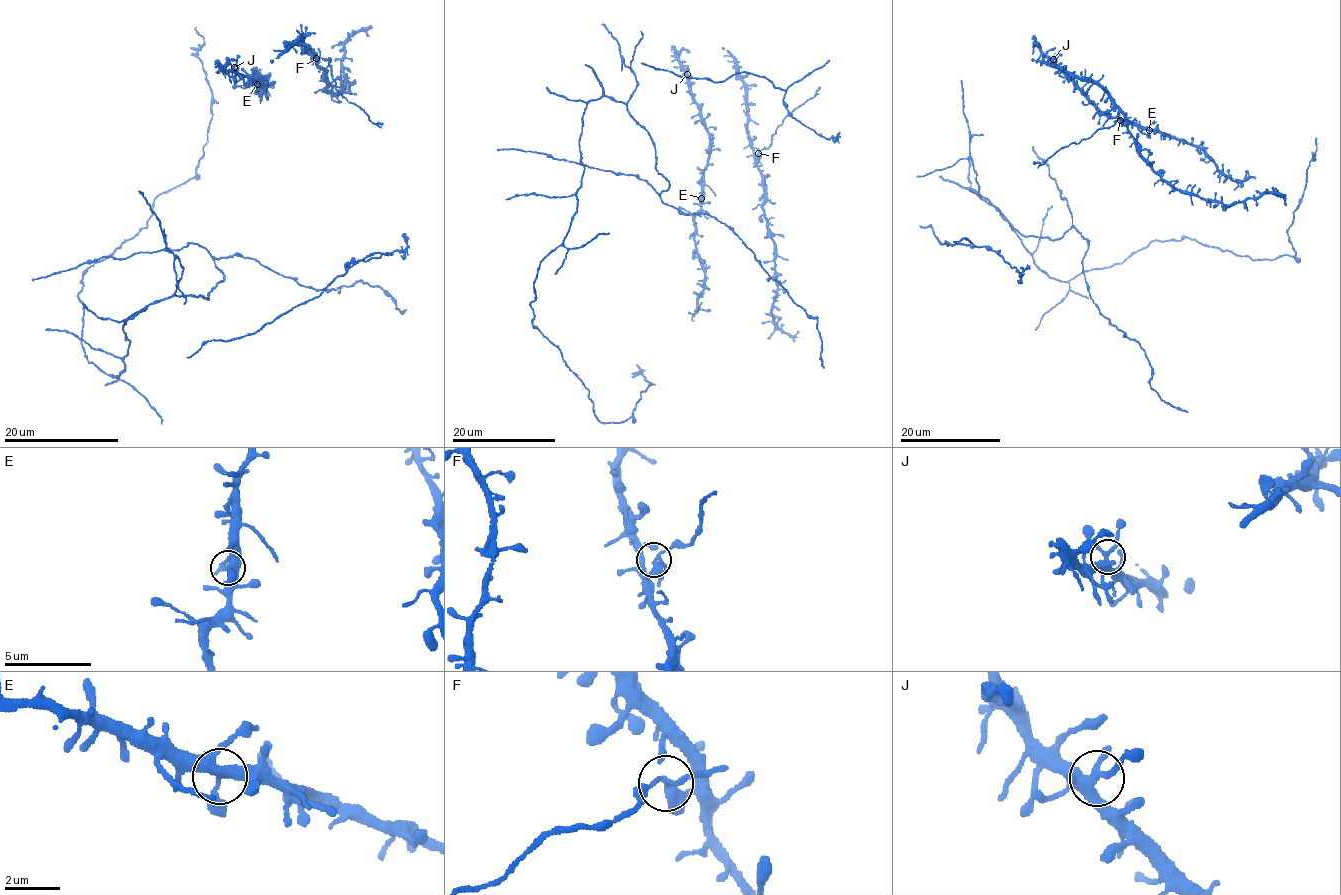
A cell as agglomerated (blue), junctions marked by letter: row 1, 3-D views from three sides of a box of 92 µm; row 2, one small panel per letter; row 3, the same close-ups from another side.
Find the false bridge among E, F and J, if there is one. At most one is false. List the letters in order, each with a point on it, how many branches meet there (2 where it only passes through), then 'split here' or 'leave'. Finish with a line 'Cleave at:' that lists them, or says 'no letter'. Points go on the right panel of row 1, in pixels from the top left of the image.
E: at (1149, 130); 4 branches meet; leave
F: at (1120, 120); 4 branches meet; split here
J: at (1053, 59); 4 branches meet; leave
Cleave at: F

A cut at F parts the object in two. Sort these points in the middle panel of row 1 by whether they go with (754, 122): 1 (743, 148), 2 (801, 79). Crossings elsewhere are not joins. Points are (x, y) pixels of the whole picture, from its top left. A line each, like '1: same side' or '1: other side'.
1: same side
2: same side

